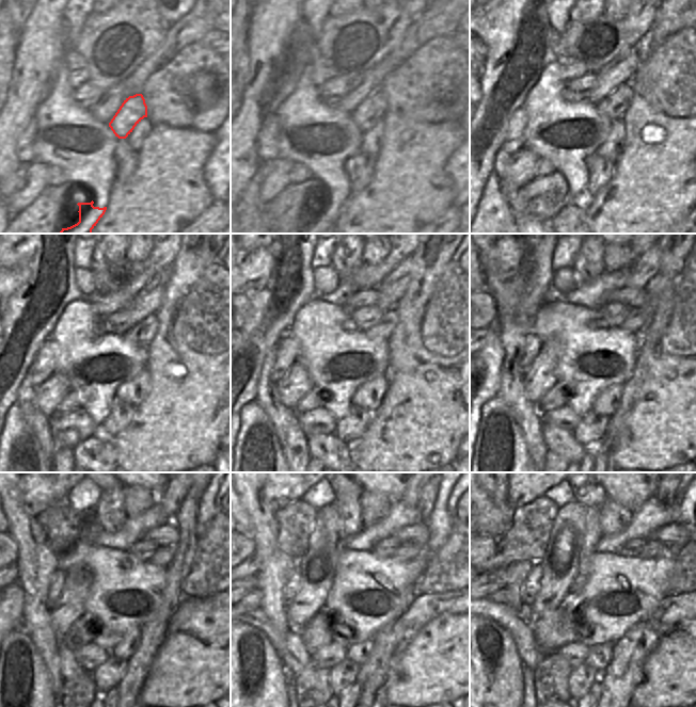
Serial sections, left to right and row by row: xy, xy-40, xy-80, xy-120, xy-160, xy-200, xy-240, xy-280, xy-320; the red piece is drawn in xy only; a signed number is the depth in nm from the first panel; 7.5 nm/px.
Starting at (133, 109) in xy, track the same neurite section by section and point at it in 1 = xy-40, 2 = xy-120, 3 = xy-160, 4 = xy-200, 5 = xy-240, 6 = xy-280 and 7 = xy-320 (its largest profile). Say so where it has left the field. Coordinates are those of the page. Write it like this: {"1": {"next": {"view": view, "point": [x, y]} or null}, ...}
{"1": {"next": {"view": "xy-40", "point": [374, 108]}}, "2": {"next": {"view": "xy-120", "point": [142, 334]}}, "3": {"next": {"view": "xy-160", "point": [390, 320]}}, "4": {"next": {"view": "xy-200", "point": [636, 317]}}, "5": {"next": {"view": "xy-240", "point": [163, 556]}}, "6": {"next": {"view": "xy-280", "point": [406, 551]}}, "7": {"next": {"view": "xy-320", "point": [653, 548]}}}

